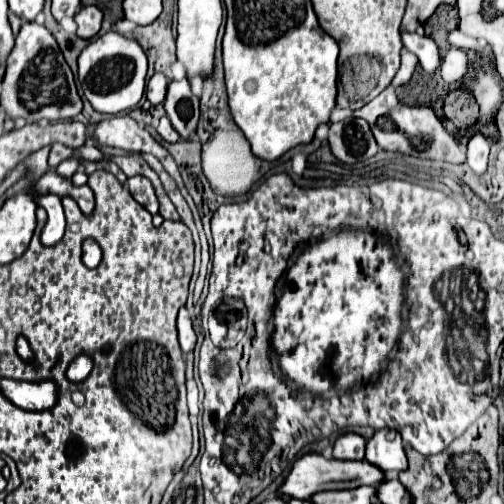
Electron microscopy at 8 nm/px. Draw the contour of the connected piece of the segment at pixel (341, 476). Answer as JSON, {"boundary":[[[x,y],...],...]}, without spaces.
{"boundary":[[[304,454],[298,458],[292,466],[292,472],[284,480],[282,488],[278,494],[284,498],[300,498],[300,500],[310,500],[314,494],[324,492],[324,490],[346,490],[346,488],[358,488],[358,486],[380,486],[386,480],[384,472],[362,460],[362,462],[346,462],[346,460],[326,460],[322,454]]]}

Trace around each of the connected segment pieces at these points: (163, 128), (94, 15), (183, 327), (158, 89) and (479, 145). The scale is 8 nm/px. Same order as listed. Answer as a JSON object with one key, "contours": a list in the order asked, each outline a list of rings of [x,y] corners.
{"contours":[[[[164,116],[164,118],[160,120],[160,124],[158,124],[158,134],[160,134],[166,142],[178,142],[178,140],[180,140],[180,134],[172,128],[168,116]]],[[[84,6],[78,14],[76,14],[76,24],[78,24],[78,36],[84,40],[94,38],[100,32],[100,24],[102,24],[102,12],[96,6]]],[[[180,308],[178,312],[178,338],[180,338],[180,348],[184,354],[192,352],[196,346],[196,332],[192,328],[192,318],[188,314],[188,308]]],[[[154,74],[150,80],[148,80],[148,86],[146,86],[146,98],[156,106],[156,104],[162,104],[164,98],[166,98],[166,86],[168,86],[168,78],[164,74]]],[[[474,134],[468,142],[468,156],[466,164],[476,172],[484,174],[486,162],[488,162],[488,152],[490,152],[490,142],[482,134]]]]}

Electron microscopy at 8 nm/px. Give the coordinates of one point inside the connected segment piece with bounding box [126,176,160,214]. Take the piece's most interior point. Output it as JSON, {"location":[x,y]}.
{"location":[140,187]}

